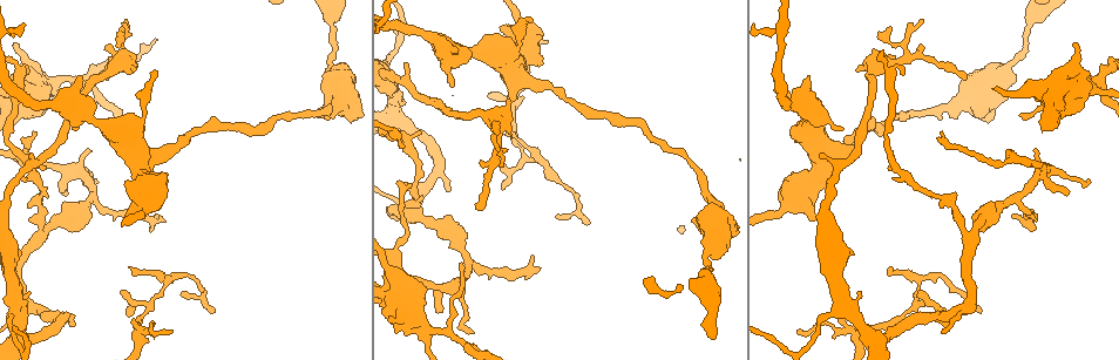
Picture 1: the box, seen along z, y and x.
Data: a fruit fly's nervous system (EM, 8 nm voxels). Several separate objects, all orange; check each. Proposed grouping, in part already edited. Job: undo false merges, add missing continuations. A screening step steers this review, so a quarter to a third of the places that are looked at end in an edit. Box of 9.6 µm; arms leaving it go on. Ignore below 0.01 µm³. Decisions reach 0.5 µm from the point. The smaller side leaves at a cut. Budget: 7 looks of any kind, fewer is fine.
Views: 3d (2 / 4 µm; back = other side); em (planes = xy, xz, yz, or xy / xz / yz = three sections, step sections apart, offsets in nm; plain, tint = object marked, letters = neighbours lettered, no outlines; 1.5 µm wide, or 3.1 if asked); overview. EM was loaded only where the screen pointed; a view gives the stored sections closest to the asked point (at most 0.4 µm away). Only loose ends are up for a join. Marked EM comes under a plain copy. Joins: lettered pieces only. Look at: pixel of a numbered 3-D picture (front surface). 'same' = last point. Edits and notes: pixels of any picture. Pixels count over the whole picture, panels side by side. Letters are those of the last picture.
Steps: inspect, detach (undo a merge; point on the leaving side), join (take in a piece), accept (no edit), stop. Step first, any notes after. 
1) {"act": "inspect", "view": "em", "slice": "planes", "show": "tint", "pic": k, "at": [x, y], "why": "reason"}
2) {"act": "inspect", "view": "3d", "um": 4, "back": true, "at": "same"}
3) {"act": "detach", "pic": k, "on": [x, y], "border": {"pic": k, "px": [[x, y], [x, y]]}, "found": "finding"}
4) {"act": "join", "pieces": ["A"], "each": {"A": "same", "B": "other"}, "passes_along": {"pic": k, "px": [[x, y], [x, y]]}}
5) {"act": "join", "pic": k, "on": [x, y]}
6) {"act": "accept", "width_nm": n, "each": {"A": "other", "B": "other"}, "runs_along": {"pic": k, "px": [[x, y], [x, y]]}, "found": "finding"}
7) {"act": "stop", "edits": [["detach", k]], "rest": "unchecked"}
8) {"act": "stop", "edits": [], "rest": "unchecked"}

{"act": "inspect", "view": "3d", "um": 2, "pic": 1, "at": [1021, 113], "why": "thin end"}

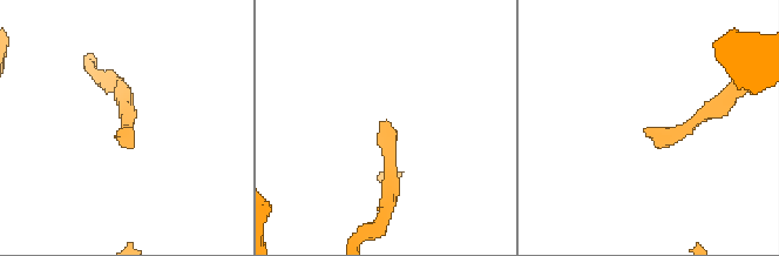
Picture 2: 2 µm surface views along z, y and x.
{"act": "inspect", "view": "em", "slice": "xy", "step": 4, "show": "tint", "pic": 2, "at": [644, 131], "why": "shape alone is not enough"}

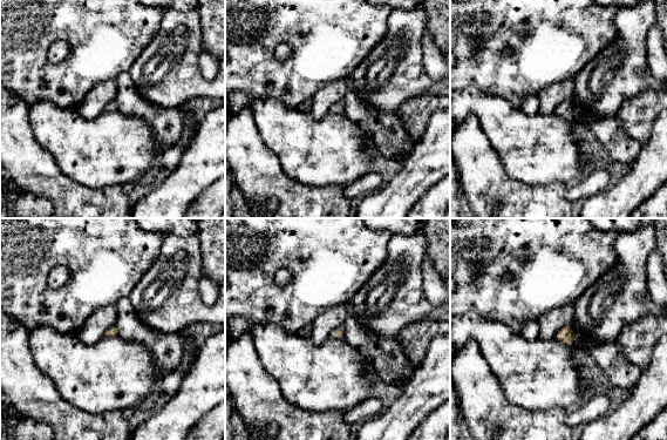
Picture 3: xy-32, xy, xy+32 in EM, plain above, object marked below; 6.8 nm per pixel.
{"act": "inspect", "view": "em", "slice": "planes", "show": "letters", "at": "same", "why": "another direction"}

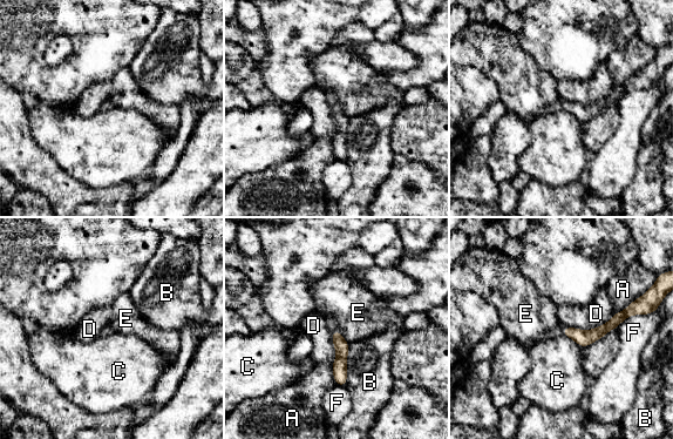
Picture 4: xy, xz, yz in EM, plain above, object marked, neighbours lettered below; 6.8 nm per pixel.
{"act": "accept", "each": {"A": "other", "B": "other", "C": "other", "D": "other", "E": "other", "F": "other"}, "border": {"pic": 4, "px": [[337, 329], [348, 343]]}, "found": "no lettered piece goes on from it"}

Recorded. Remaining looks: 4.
{"act": "inspect", "view": "em", "slice": "planes", "show": "letters", "pic": 1, "at": [497, 134], "why": "branch stops here"}

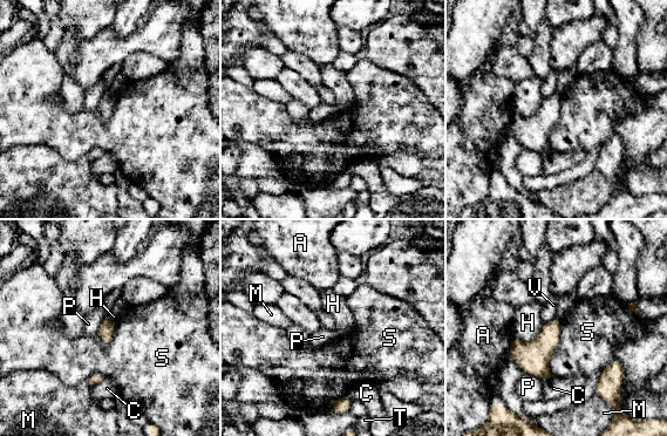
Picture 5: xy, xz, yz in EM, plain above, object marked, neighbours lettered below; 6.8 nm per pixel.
{"act": "accept", "each": {"A": "other", "C": "other", "H": "other", "M": "other", "P": "other", "S": "other", "T": "other", "V": "other"}, "border": {"pic": 5, "px": [[560, 320], [548, 363], [553, 376]]}, "found": "no lettered piece goes on from it"}

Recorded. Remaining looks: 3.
{"act": "inspect", "view": "em", "slice": "xy", "step": 8, "show": "tint", "pic": 1, "at": [44, 106], "why": "calibre changes"}

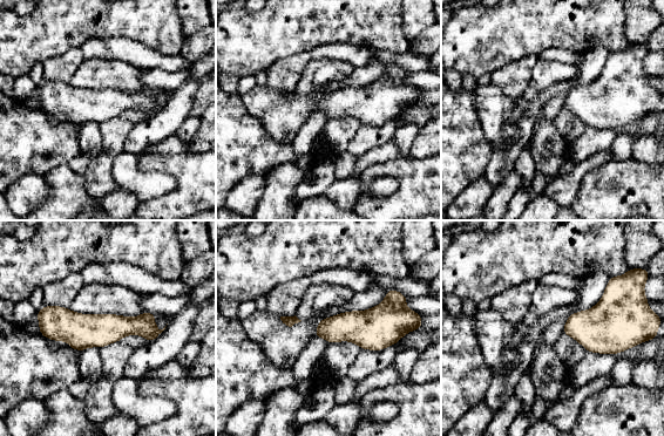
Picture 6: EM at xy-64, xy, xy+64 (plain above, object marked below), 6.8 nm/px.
{"act": "inspect", "view": "em", "slice": "xy", "step": 8, "show": "letters", "at": "same", "why": "what lies round it"}

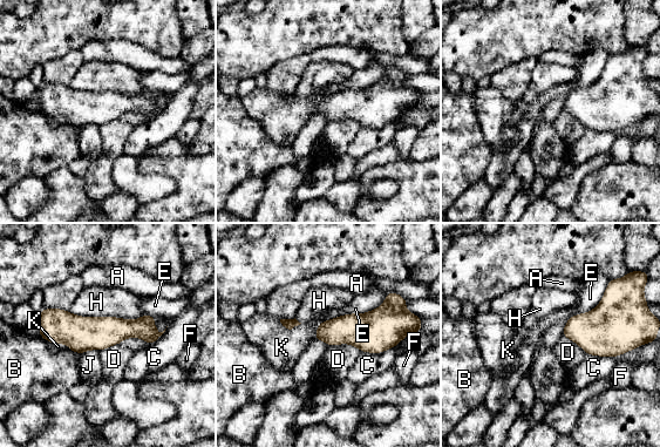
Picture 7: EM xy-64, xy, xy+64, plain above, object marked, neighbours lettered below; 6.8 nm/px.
{"act": "accept", "width_nm": 50, "each": {"A": "other", "B": "other", "C": "other", "D": "other", "E": "other", "F": "other", "H": "other", "J": "other", "K": "other"}, "runs_along": {"pic": 7, "px": [[40, 316], [67, 329], [156, 334]]}, "found": "one cell here"}

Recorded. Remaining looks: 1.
{"act": "stop", "edits": [], "rest": "unchecked"}

